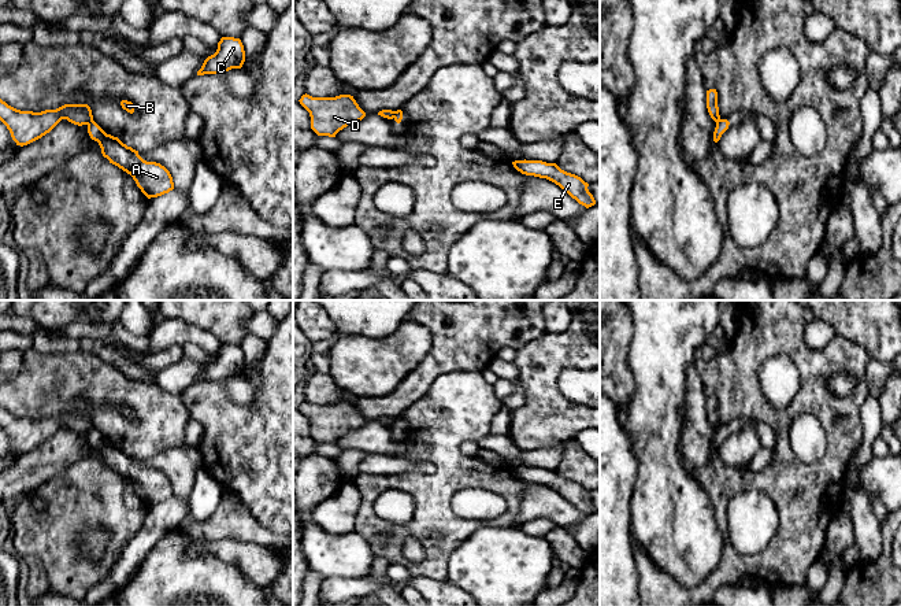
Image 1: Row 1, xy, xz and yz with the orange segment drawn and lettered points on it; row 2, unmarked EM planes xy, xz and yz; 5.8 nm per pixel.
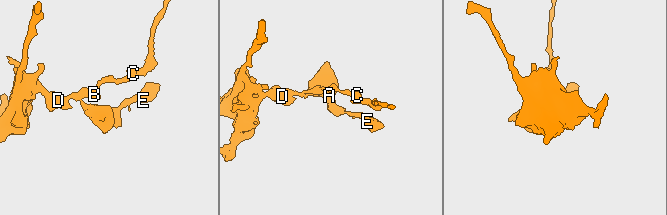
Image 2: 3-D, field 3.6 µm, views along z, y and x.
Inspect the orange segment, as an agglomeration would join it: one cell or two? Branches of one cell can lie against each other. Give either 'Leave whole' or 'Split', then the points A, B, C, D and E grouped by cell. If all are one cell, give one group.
Split. Groups: A E / B C D

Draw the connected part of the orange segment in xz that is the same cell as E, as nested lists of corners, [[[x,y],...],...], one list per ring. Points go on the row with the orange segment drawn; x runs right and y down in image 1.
[[[524,159],[515,160],[512,165],[522,174],[546,178],[555,182],[586,208],[596,204],[593,195],[587,189],[589,184],[585,182],[581,177],[561,170],[556,163]]]

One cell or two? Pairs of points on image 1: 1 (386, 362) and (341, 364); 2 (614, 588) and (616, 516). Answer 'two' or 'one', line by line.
1: one
2: one

